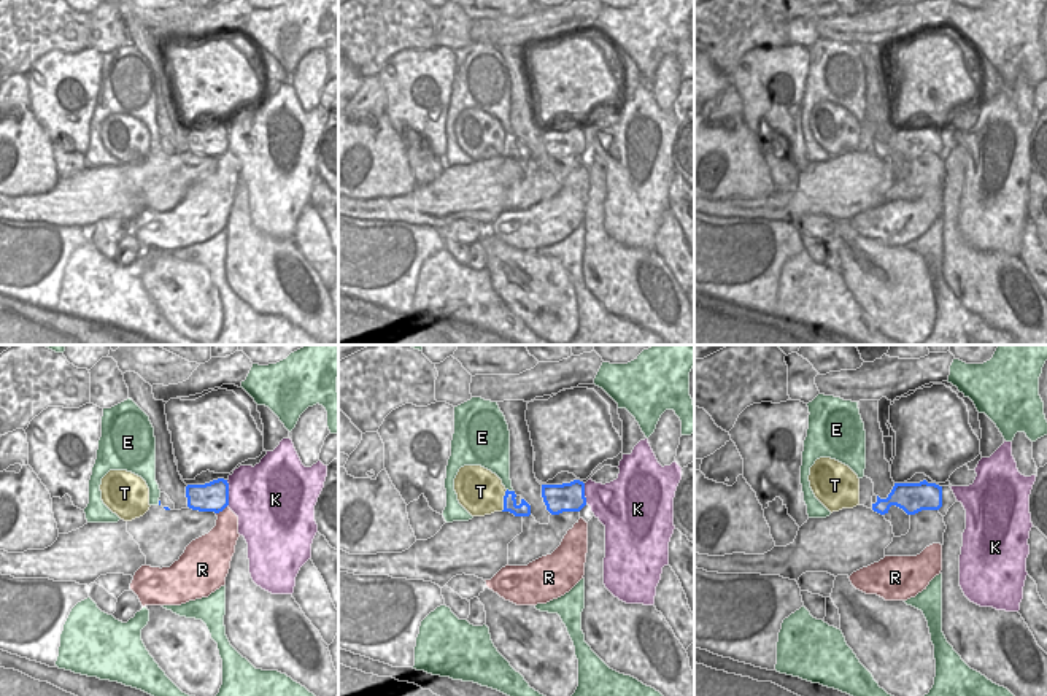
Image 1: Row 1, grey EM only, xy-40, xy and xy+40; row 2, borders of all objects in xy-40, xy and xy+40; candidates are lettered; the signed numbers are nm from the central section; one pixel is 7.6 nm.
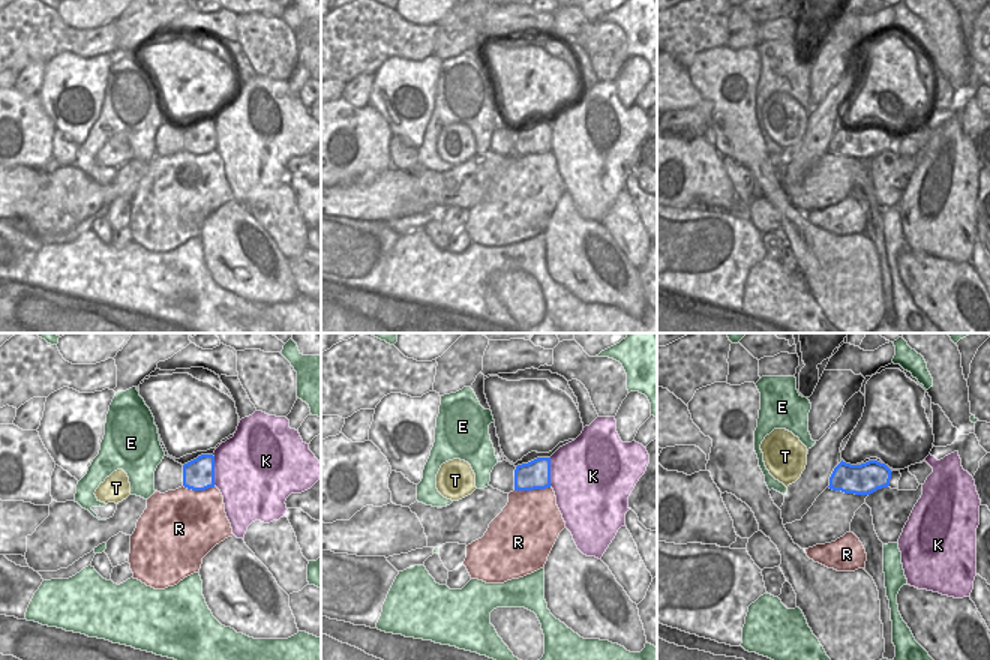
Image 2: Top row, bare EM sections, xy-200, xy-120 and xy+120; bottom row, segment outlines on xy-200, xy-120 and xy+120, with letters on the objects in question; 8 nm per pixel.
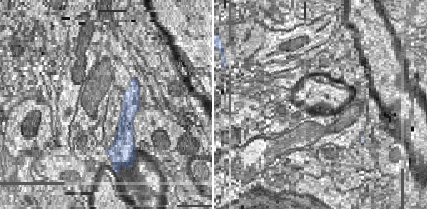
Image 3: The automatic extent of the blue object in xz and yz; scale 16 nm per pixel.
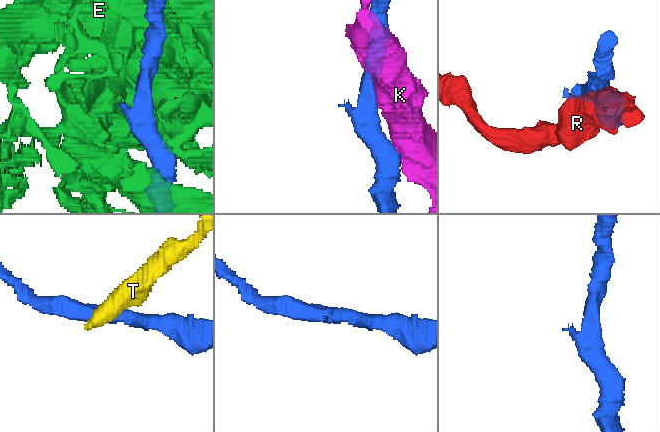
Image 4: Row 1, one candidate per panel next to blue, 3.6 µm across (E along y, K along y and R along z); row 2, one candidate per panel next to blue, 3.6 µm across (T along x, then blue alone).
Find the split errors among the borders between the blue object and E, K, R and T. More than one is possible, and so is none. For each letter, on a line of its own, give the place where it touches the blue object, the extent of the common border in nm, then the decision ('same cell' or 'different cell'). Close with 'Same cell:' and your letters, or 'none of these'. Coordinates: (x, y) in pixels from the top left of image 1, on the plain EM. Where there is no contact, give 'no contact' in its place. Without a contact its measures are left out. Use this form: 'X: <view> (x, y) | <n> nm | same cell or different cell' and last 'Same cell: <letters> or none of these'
E: xy (510, 135) | 60 nm | different cell
K: xy-40 (227, 137) | 200 nm | different cell
R: xy-40 (221, 154) | 110 nm | different cell
T: xy (504, 145) | 180 nm | different cell
Same cell: none of these

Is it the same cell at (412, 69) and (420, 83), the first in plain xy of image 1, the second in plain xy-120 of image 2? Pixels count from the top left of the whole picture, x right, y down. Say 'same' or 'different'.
same

